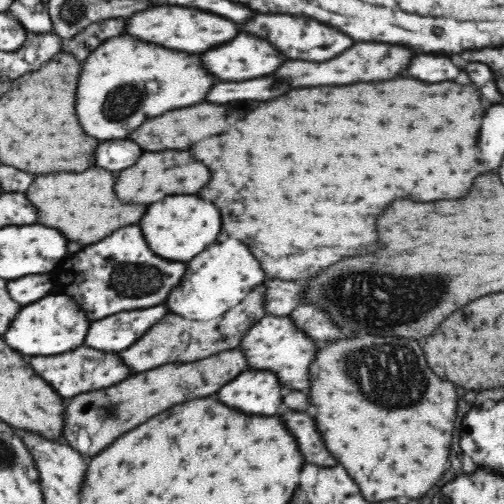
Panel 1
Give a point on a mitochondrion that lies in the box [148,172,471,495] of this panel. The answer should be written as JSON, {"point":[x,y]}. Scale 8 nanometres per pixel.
{"point":[353,297]}

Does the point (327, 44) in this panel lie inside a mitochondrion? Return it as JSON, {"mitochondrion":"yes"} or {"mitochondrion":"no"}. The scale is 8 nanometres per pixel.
{"mitochondrion":"yes"}

